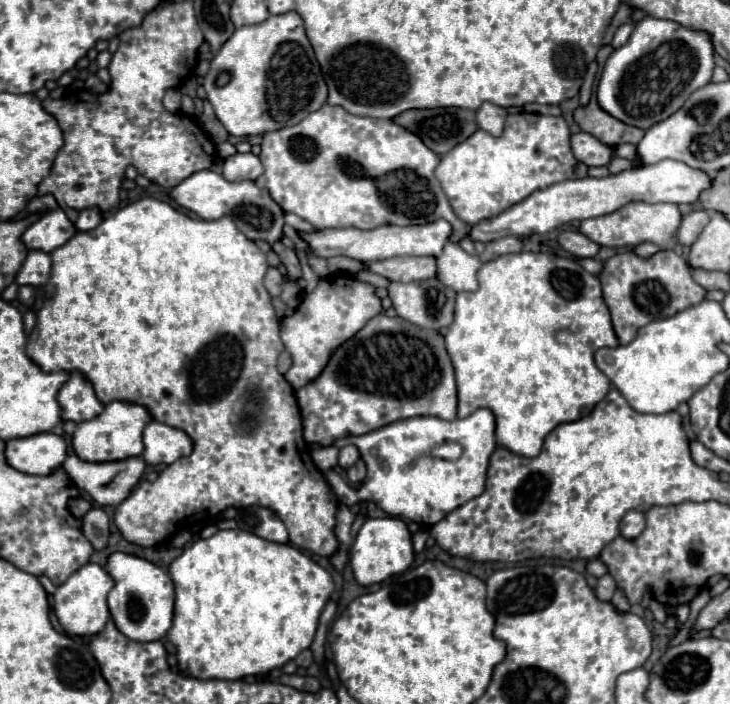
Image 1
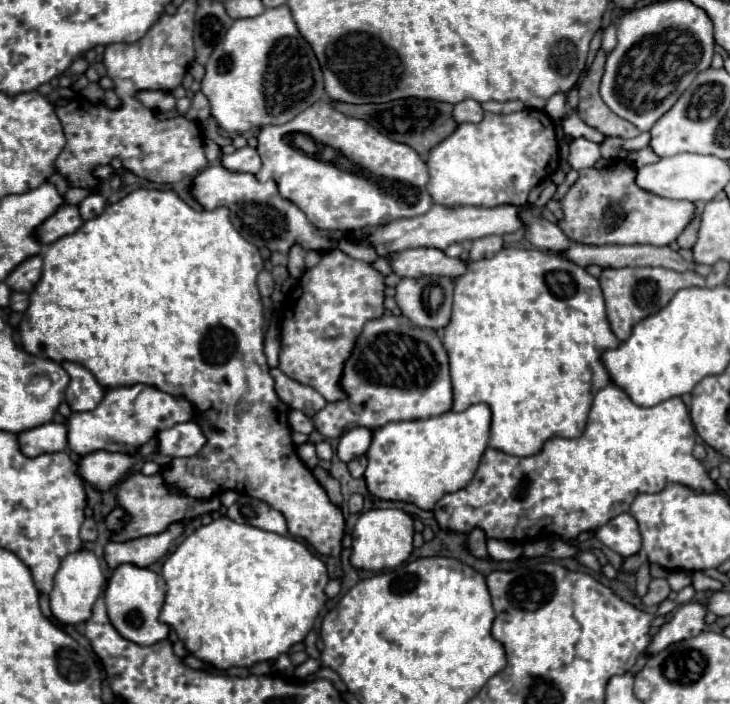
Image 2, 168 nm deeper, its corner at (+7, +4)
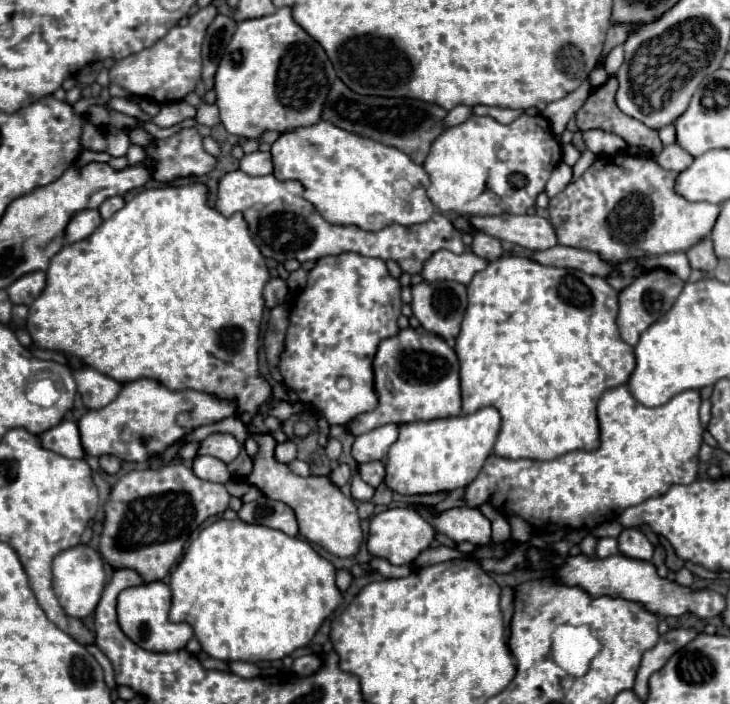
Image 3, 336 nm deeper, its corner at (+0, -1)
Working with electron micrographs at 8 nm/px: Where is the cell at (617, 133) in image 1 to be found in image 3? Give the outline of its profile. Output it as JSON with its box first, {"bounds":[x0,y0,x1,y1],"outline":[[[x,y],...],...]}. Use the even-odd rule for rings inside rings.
{"bounds":[577,77,661,155],"outline":[[[609,77],[601,87],[597,87],[587,97],[583,107],[577,111],[579,131],[587,131],[587,129],[609,131],[625,139],[627,145],[645,145],[651,149],[653,155],[659,153],[661,141],[657,131],[621,113],[619,107],[615,105],[615,91],[617,91],[617,79]]]}

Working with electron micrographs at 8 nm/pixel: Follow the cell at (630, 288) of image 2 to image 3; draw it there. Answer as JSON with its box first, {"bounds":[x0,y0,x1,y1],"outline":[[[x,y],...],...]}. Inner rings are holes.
{"bounds":[617,269,685,345],"outline":[[[651,269],[649,273],[643,273],[631,285],[627,285],[619,293],[619,315],[617,315],[617,327],[619,327],[623,341],[629,345],[637,345],[639,335],[673,307],[675,299],[683,291],[683,285],[685,281],[681,281],[677,275],[665,269]]]}

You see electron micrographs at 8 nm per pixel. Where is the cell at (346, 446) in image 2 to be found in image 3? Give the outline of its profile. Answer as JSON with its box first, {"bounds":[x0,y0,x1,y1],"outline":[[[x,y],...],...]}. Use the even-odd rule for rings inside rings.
{"bounds":[351,425,397,463],"outline":[[[397,425],[377,427],[355,439],[351,455],[357,463],[383,459],[387,455],[387,449],[395,443],[395,439],[397,439]]]}

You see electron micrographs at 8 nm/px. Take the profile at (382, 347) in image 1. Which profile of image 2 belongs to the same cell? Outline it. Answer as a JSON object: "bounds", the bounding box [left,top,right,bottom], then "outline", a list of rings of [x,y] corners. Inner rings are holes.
{"bounds":[314,316,452,438],"outline":[[[382,316],[378,320],[370,320],[344,366],[342,388],[348,394],[348,400],[326,404],[316,416],[314,426],[326,438],[338,438],[346,432],[346,428],[366,426],[366,428],[382,428],[394,420],[420,420],[430,416],[440,416],[452,408],[452,386],[448,374],[448,354],[438,338],[436,330],[414,326],[406,316]]]}

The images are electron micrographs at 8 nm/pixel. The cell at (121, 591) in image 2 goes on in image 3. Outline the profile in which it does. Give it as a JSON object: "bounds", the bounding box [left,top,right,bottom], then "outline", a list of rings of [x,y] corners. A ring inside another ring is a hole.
{"bounds":[117,581,193,651],"outline":[[[151,581],[137,587],[127,587],[117,597],[117,617],[123,633],[131,637],[139,647],[147,651],[177,651],[193,637],[193,629],[187,623],[171,623],[167,619],[171,607],[171,589],[163,581]]]}

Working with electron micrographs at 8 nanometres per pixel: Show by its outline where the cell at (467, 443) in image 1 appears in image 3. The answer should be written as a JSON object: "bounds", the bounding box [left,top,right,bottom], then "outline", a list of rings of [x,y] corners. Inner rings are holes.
{"bounds":[385,407,501,497],"outline":[[[483,407],[471,415],[401,425],[399,437],[385,459],[385,485],[405,497],[467,487],[491,455],[499,427],[501,415],[495,407]]]}

